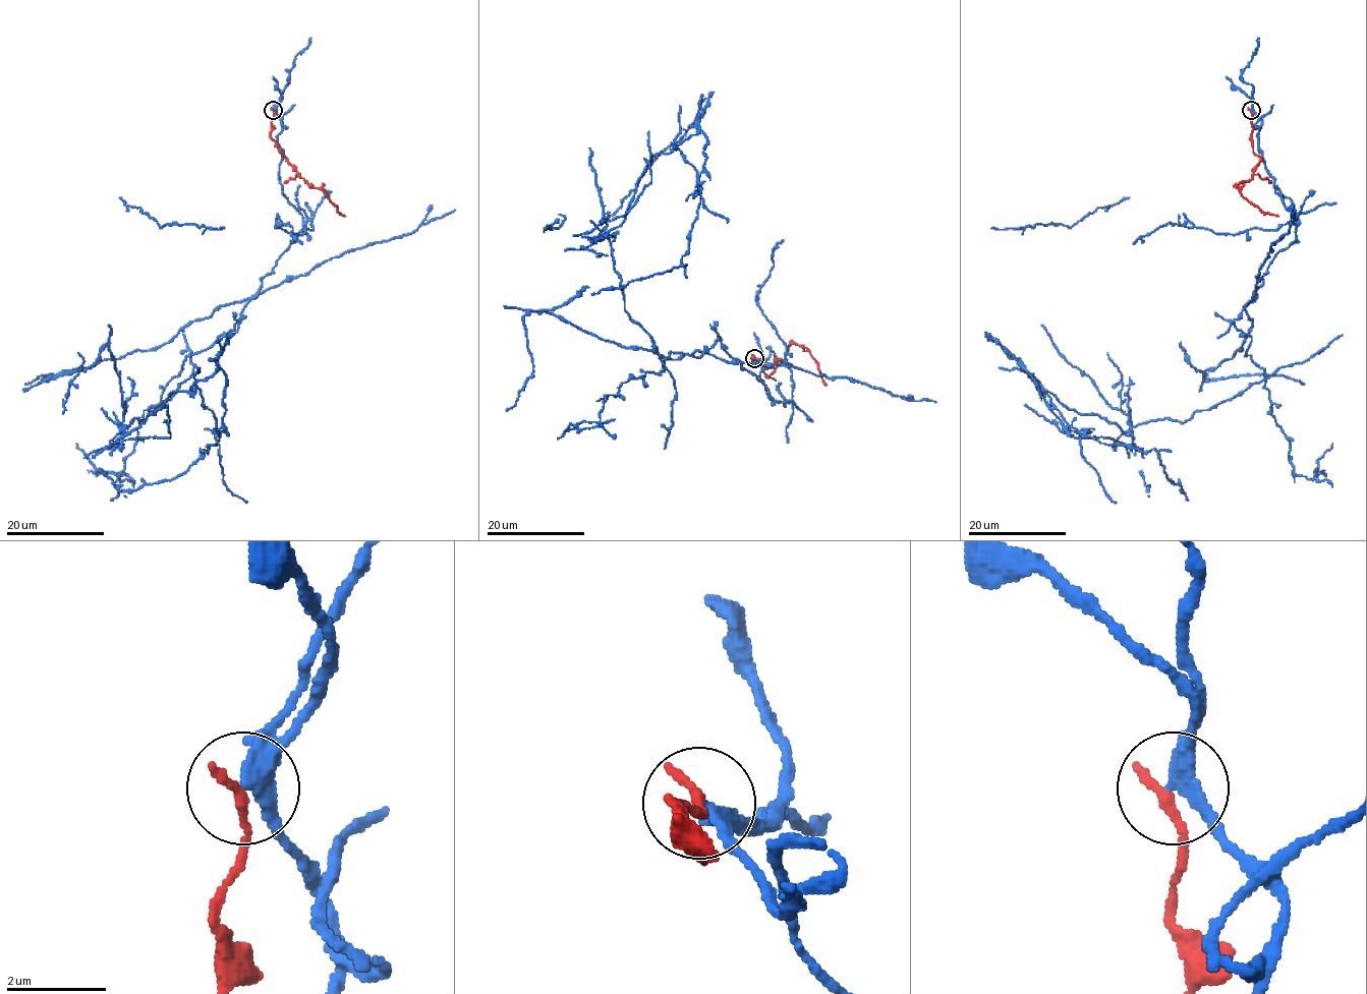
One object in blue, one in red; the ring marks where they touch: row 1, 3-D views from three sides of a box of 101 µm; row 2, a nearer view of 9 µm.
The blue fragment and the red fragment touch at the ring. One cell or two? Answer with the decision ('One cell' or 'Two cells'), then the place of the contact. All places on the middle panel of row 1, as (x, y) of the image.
Two cells. Place: (754, 358)

